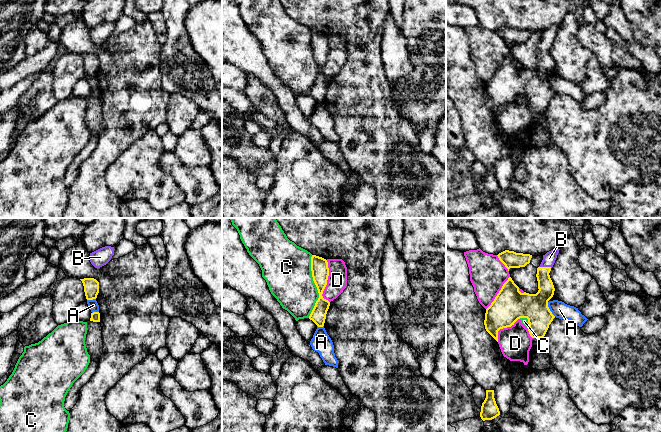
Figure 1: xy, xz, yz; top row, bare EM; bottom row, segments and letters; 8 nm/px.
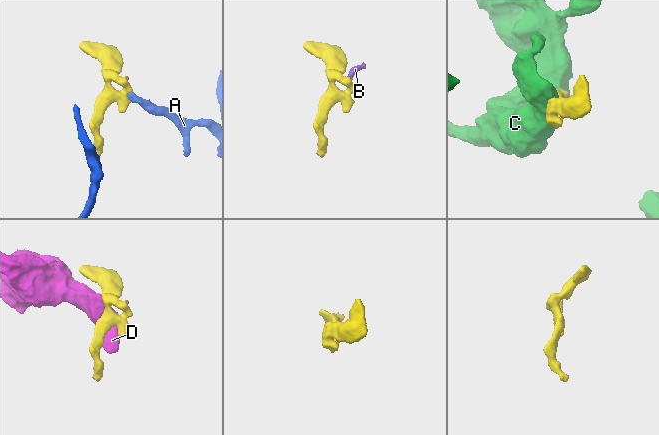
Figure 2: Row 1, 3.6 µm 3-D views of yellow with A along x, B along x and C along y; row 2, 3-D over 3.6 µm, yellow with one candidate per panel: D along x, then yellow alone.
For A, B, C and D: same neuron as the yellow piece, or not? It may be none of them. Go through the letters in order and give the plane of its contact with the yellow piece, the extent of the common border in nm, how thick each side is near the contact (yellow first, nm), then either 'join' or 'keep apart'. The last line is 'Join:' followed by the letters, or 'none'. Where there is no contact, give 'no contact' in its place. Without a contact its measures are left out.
A: yz | 140 nm | 220/140 nm | join
B: yz | 100 nm | 130/100 nm | join
C: xz | 500 nm | 140/380 nm | keep apart
D: xz | 340 nm | 140/160 nm | keep apart
Join: A, B

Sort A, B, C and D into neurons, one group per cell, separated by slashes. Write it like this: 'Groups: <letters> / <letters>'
Groups: A B / C / D

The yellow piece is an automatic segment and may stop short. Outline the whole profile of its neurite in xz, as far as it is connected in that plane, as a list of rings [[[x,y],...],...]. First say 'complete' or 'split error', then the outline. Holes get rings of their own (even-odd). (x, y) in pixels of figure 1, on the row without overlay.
split error; [[[312,31],[311,47],[313,57],[319,69],[319,74],[309,92],[309,95],[317,101],[317,105],[310,117],[310,121],[314,127],[319,129],[325,141],[338,144],[338,136],[335,133],[333,118],[324,104],[326,90],[330,82],[330,78],[322,72],[329,52],[327,36]]]

